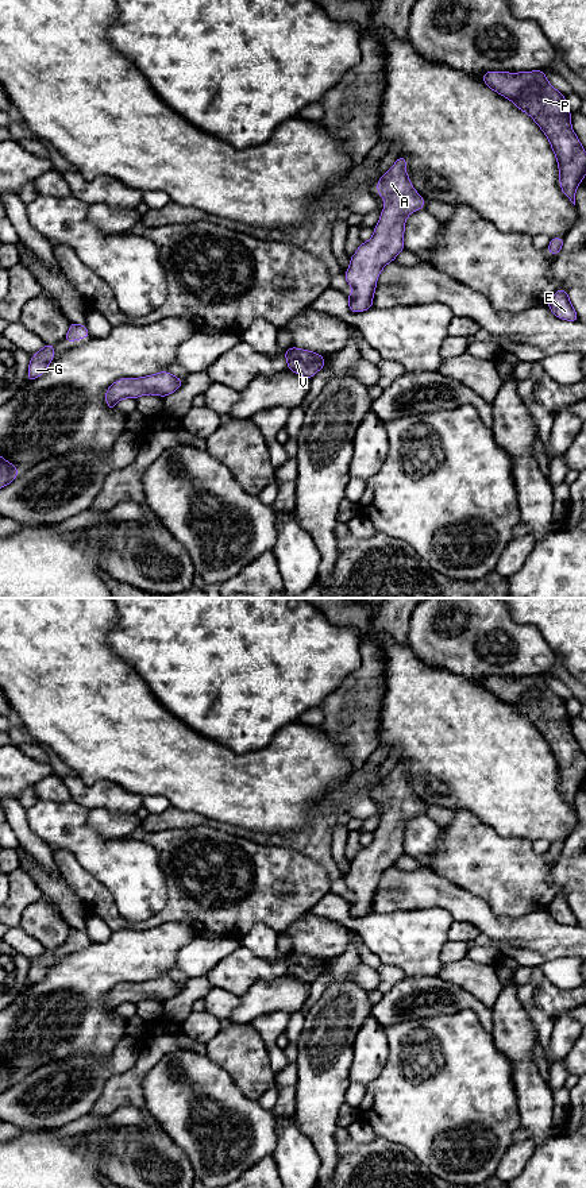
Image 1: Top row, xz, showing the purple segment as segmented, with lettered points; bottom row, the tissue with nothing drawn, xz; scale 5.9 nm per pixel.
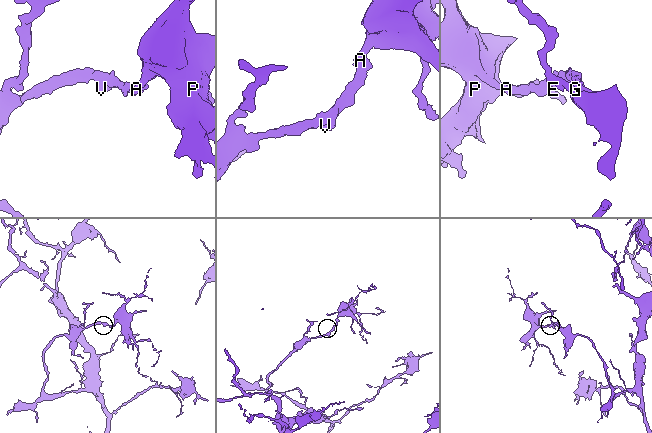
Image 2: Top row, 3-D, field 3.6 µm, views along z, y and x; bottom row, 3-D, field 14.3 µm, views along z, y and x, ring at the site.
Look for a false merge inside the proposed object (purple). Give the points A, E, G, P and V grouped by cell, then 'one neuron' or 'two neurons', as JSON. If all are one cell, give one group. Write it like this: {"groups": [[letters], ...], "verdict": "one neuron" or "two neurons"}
{"groups": [["A", "E", "G", "P", "V"]], "verdict": "one neuron"}

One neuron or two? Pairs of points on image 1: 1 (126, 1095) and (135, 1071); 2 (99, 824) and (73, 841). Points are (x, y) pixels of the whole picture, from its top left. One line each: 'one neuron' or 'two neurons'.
1: one neuron
2: two neurons

